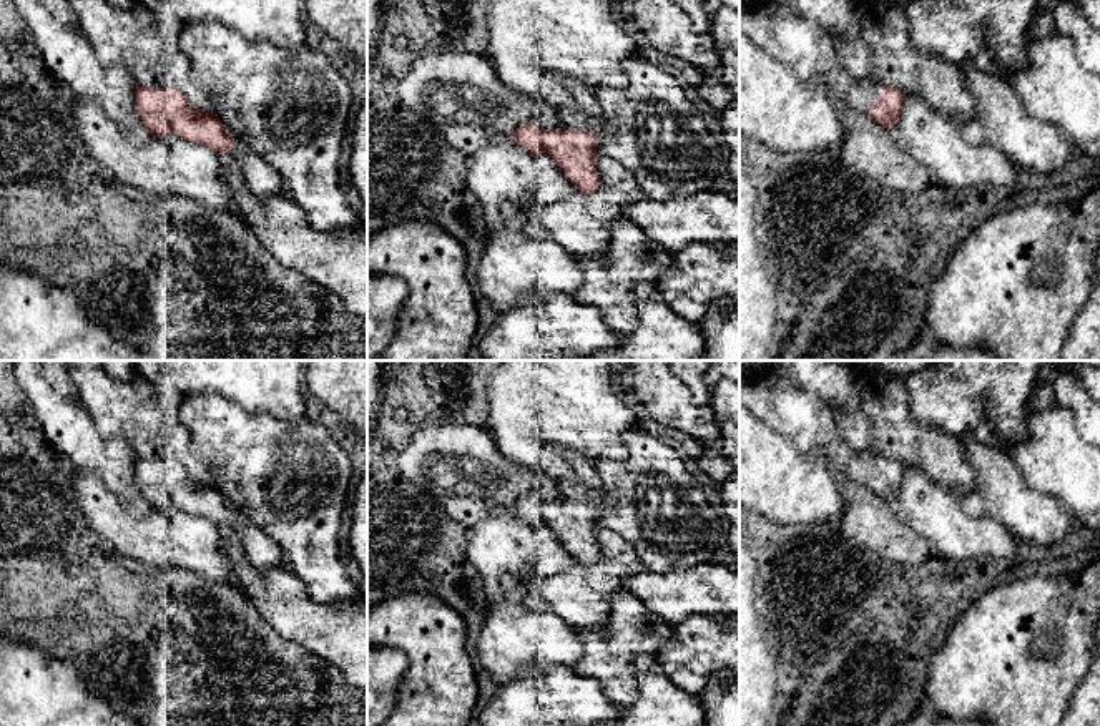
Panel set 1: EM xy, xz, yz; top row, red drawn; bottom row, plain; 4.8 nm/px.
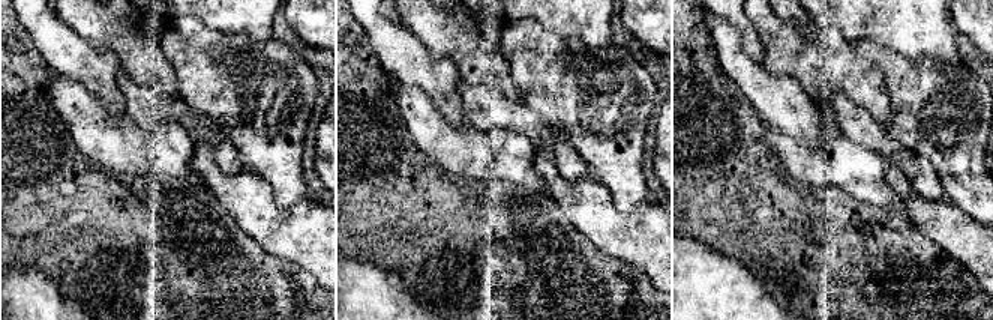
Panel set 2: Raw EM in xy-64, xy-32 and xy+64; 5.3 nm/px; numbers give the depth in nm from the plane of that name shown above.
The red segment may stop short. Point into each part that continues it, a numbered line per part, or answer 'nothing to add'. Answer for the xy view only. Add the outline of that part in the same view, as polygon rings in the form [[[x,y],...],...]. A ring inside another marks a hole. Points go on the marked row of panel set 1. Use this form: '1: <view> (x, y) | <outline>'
nothing to add

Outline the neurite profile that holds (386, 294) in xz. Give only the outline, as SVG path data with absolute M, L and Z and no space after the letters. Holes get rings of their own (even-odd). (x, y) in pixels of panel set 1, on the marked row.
M367 272L367 361L379 361L390 344L407 296L404 279Z

